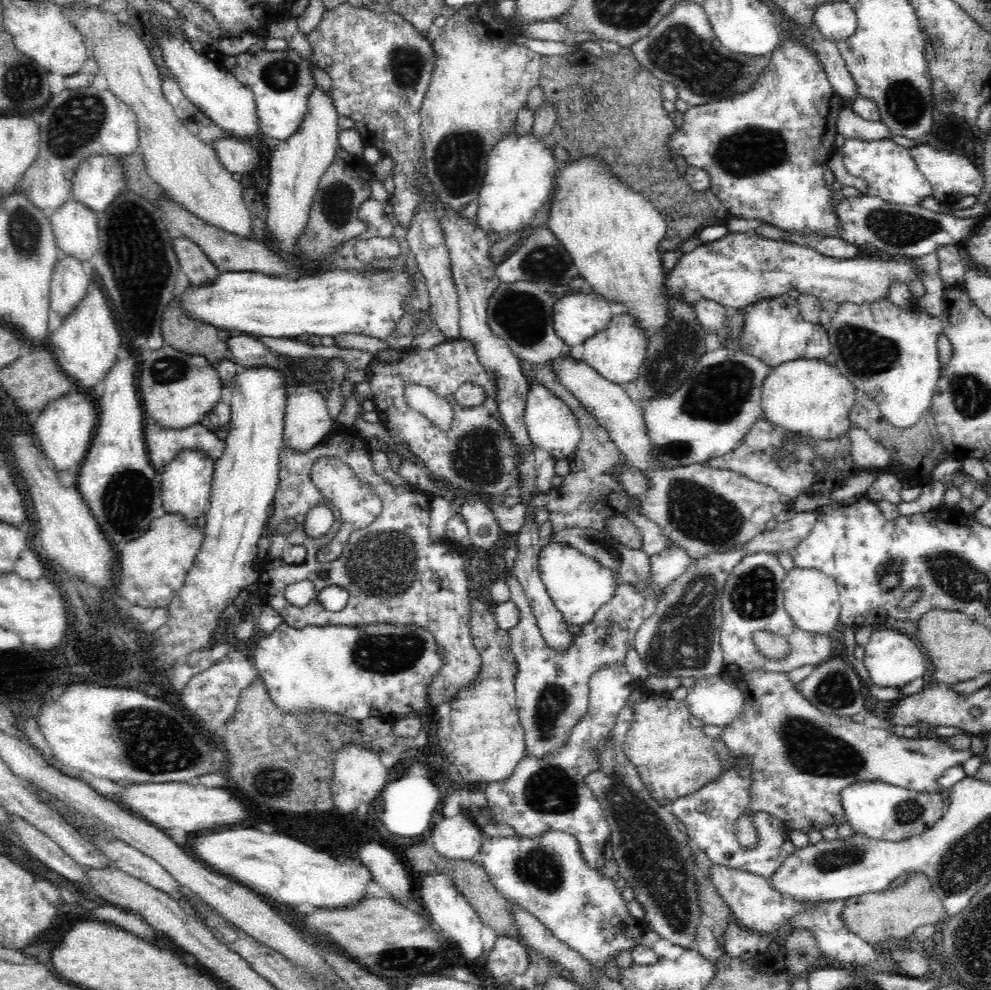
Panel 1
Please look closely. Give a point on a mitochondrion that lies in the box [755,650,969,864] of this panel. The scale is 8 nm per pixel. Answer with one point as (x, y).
(810, 750)

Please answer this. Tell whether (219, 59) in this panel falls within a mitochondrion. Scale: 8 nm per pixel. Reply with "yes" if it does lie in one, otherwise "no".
no

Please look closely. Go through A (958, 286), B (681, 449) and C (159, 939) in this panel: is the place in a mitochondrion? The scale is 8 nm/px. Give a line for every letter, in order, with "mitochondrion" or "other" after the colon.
A: other
B: mitochondrion
C: other

